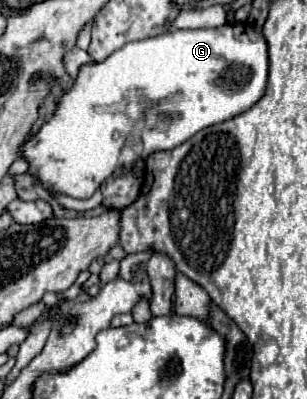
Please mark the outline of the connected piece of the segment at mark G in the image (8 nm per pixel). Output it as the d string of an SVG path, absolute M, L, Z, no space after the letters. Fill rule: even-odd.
M233 23L233 25L223 25L223 27L217 27L217 29L187 29L187 31L183 31L183 29L171 29L171 31L163 33L163 35L157 35L157 37L149 37L149 39L141 39L141 41L127 43L127 45L123 45L119 51L115 51L113 55L109 55L105 61L101 61L101 63L89 63L89 65L83 65L83 67L79 69L79 75L77 75L77 79L73 81L73 85L59 97L57 109L55 109L55 113L51 115L51 119L41 127L41 131L39 131L33 139L27 139L27 143L23 145L23 157L31 163L29 173L35 175L35 177L41 181L41 185L43 185L45 189L53 189L53 191L57 191L57 193L65 193L65 195L71 195L71 197L87 199L87 197L91 197L91 195L101 187L101 183L103 183L105 179L109 179L109 177L113 175L115 169L119 169L119 167L123 167L123 165L129 165L129 163L133 163L133 161L137 161L137 159L145 159L145 157L149 157L149 153L153 153L153 151L159 151L159 149L173 149L175 145L181 145L183 141L187 141L189 137L193 137L197 131L201 131L201 129L205 129L205 127L211 127L211 125L215 125L215 123L223 123L223 121L227 121L227 119L233 119L235 115L247 111L251 105L255 105L255 103L259 101L259 97L263 97L265 85L267 85L267 71L269 71L267 41L265 41L265 37L263 37L259 31L255 31L255 27L249 25L249 23ZM177 93L183 93L183 95L189 95L189 97L193 95L195 99L199 99L199 107L197 107L199 113L195 115L195 119L189 119L187 125L183 123L183 129L181 129L181 131L179 131L179 125L169 125L169 129L161 129L161 131L155 127L155 131L153 131L153 123L147 123L147 111L149 111L151 107L155 107L155 105L161 105L167 97L177 95ZM143 125L149 125L149 131L153 131L153 133L151 133L151 135L143 135L143 133L141 133L141 127L143 127ZM125 131L135 131L135 147L133 147L133 139L131 139Z

